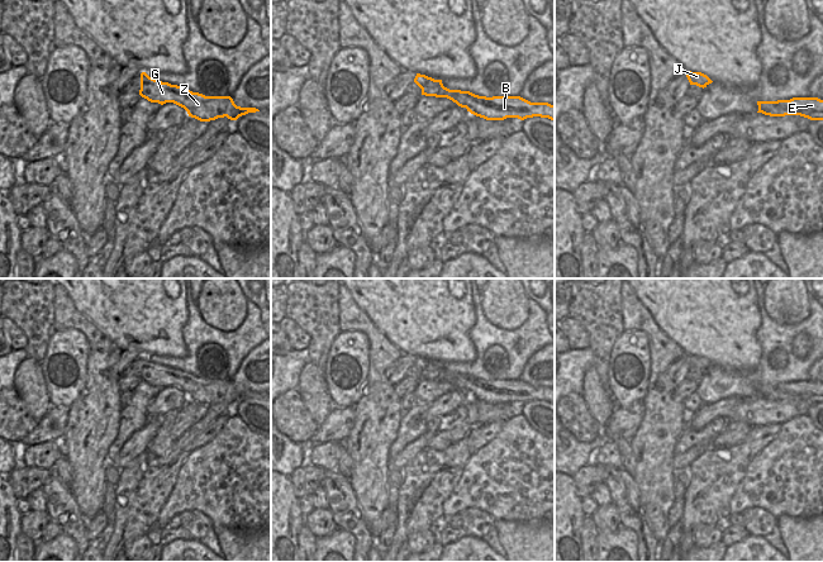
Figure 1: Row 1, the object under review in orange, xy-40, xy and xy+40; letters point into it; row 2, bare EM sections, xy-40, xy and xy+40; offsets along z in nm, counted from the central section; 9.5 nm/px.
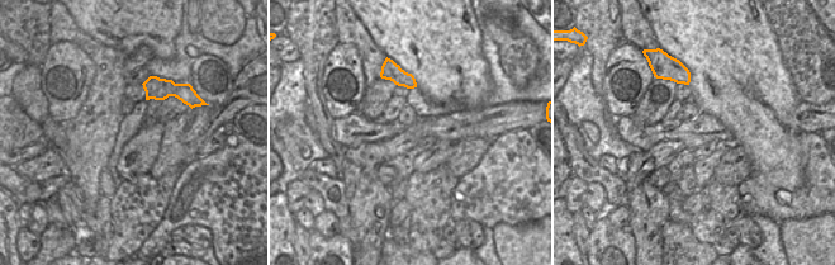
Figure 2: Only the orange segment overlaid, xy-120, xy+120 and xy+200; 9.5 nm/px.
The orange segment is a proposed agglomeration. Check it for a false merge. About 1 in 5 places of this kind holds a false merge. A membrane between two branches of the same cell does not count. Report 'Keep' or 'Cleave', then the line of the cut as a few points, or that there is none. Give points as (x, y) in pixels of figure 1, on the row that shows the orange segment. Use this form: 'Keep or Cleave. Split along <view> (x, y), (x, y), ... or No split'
Keep. No split

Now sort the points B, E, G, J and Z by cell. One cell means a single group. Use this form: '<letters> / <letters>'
B E G J Z

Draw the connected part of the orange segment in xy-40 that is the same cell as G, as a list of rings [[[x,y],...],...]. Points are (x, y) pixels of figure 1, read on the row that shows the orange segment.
[[[146,72],[141,73],[139,95],[151,103],[161,105],[173,103],[184,108],[189,116],[200,122],[210,122],[224,116],[237,120],[248,113],[260,111],[256,108],[237,106],[230,96],[205,96],[177,85],[154,80]]]

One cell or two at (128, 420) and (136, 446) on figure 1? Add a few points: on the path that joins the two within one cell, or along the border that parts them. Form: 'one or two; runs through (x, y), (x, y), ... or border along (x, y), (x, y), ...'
two; border along (146, 423), (129, 437), (114, 458)

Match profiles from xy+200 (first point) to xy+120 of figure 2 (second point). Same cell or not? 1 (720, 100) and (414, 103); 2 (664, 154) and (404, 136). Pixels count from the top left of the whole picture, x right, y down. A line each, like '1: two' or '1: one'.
1: two
2: one

